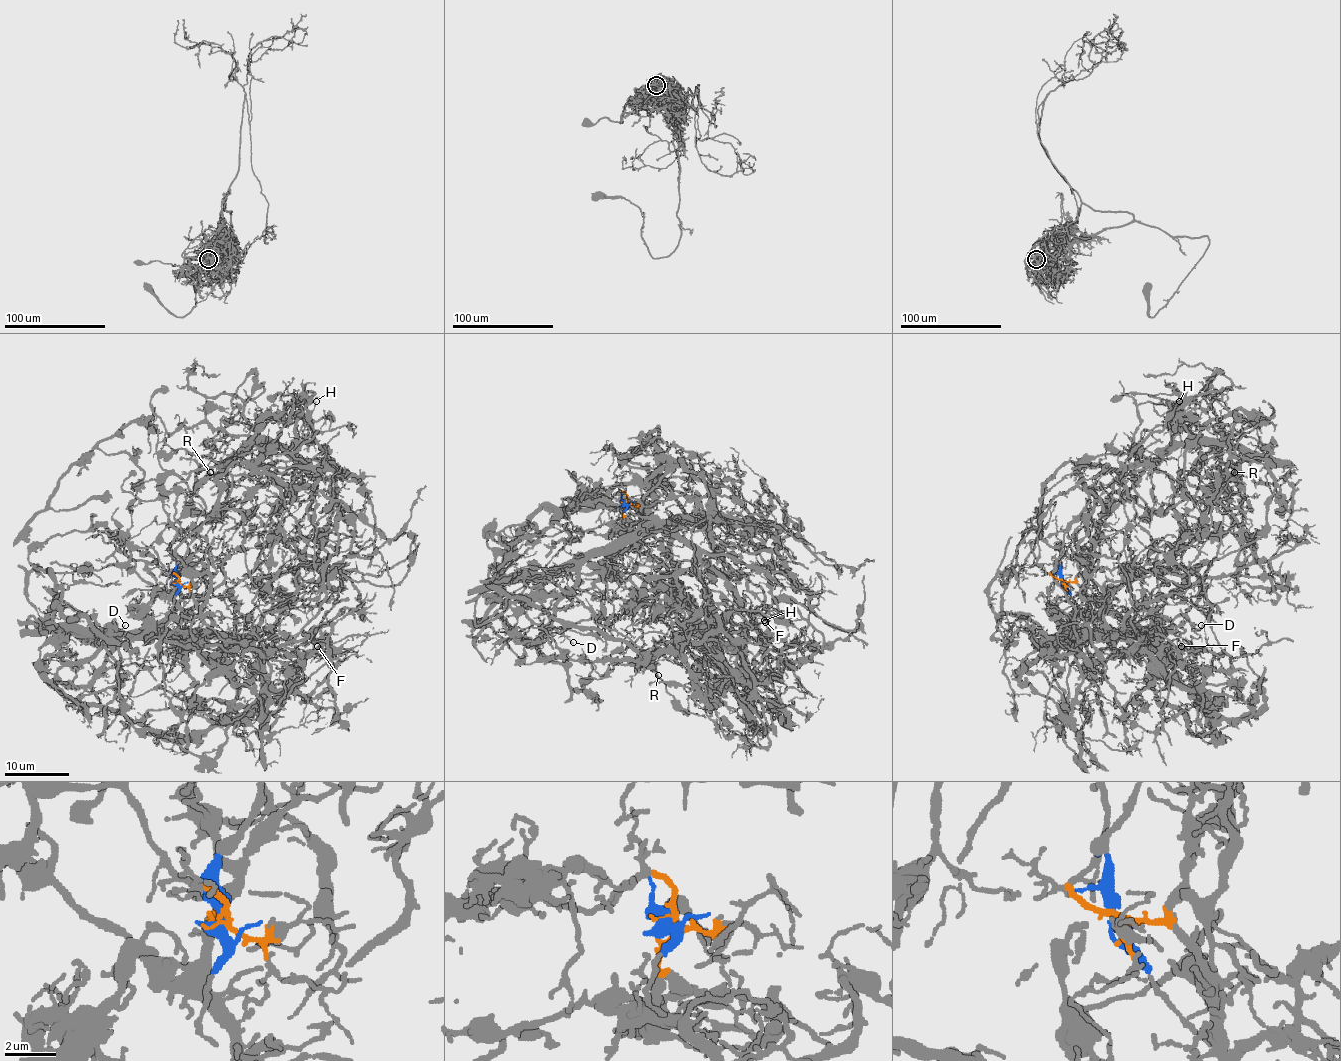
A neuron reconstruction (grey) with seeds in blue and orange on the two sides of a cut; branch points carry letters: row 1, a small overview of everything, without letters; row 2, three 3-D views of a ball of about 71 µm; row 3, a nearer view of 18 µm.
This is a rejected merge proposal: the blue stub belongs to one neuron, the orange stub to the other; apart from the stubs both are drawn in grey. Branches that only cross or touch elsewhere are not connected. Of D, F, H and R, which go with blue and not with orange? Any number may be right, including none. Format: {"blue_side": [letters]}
{"blue_side": ["H", "R"]}

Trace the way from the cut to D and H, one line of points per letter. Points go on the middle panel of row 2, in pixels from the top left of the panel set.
D: (625, 502), (622, 525), (628, 530), (622, 538), (573, 557), (521, 609), (549, 633), (565, 635), (573, 643)
H: (625, 504), (641, 513), (669, 559), (680, 562), (675, 568), (743, 573), (762, 591), (758, 607), (764, 620)

